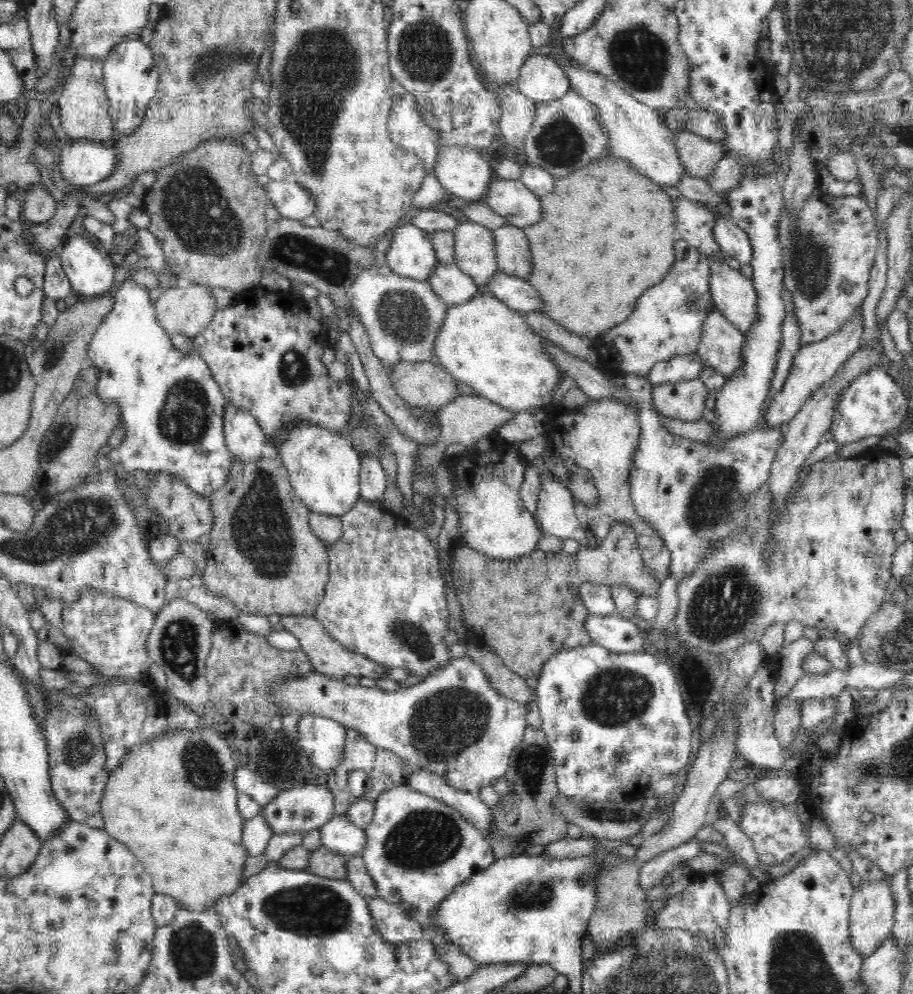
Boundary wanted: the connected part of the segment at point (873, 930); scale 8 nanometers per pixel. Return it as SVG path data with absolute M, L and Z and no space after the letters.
M890 876L883 881L863 881L858 890L853 892L849 908L848 935L852 939L856 953L860 953L863 959L870 956L890 935L894 926L894 908L896 908L896 901L890 885Z

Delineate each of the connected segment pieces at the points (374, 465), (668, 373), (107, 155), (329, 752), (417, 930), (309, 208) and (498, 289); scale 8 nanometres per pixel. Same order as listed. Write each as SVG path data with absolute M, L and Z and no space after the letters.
M366 453L361 458L359 483L362 500L382 503L386 486L388 486L388 478L376 455Z
M697 352L692 355L675 357L652 366L646 377L653 386L666 382L682 382L698 379L700 372L707 366L702 363Z
M71 140L60 151L61 177L76 187L87 187L108 178L116 168L114 147L100 141Z
M304 715L298 724L298 742L310 762L322 770L335 770L344 757L347 729L336 720Z
M379 896L367 898L367 901L377 930L389 943L407 946L423 938L422 925L398 905L386 902Z
M270 179L264 187L267 198L284 219L301 222L316 210L313 196L293 179Z
M496 272L484 286L488 294L505 302L512 310L542 313L545 303L526 279Z

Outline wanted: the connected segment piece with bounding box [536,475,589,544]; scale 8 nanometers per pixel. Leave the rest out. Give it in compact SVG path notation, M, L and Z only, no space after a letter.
M544 476L540 482L537 516L541 530L563 539L580 540L586 544L589 534L582 527L575 513L576 501L571 490L557 478Z

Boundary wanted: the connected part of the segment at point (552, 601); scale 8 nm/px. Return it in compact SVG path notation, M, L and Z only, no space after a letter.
M615 524L605 539L596 548L580 548L575 553L544 552L532 550L530 554L515 559L493 559L482 552L470 549L468 545L460 544L451 557L451 577L455 594L461 602L462 621L470 628L472 636L482 645L490 647L512 672L522 678L540 676L544 662L558 652L592 643L586 620L588 609L580 599L580 584L596 582L604 585L614 585L621 582L630 587L636 596L657 596L661 583L644 566L637 547L636 533L628 525Z

